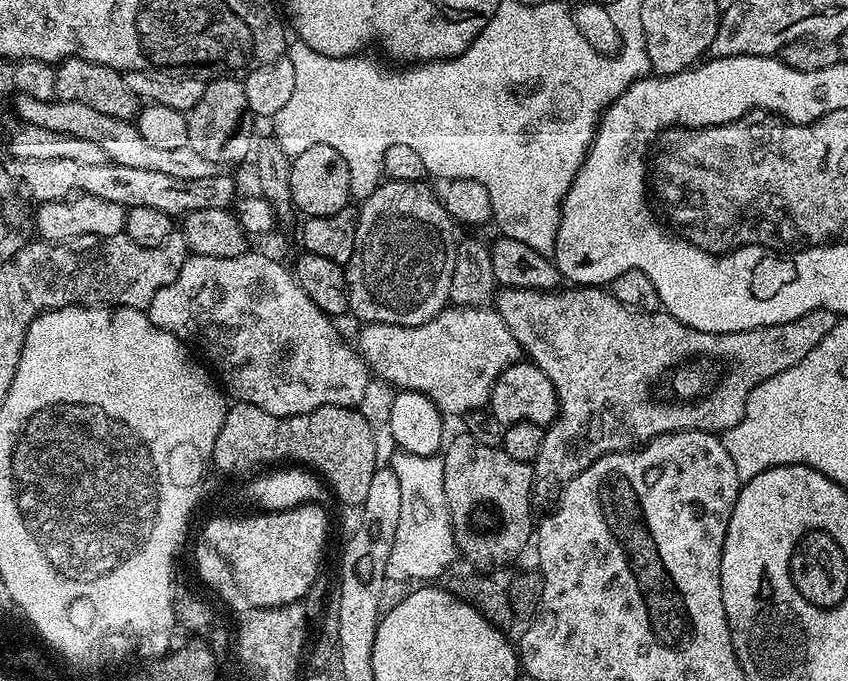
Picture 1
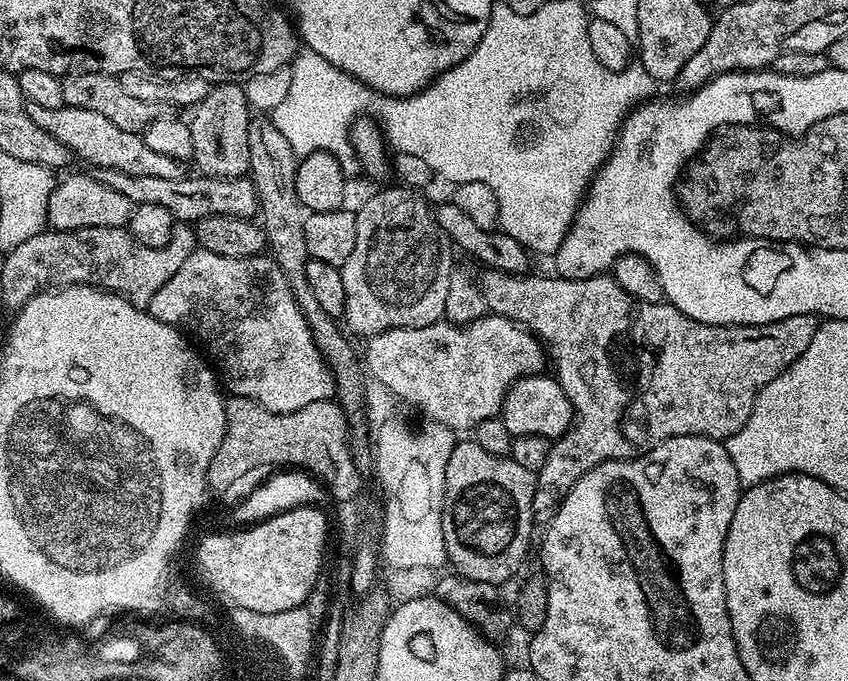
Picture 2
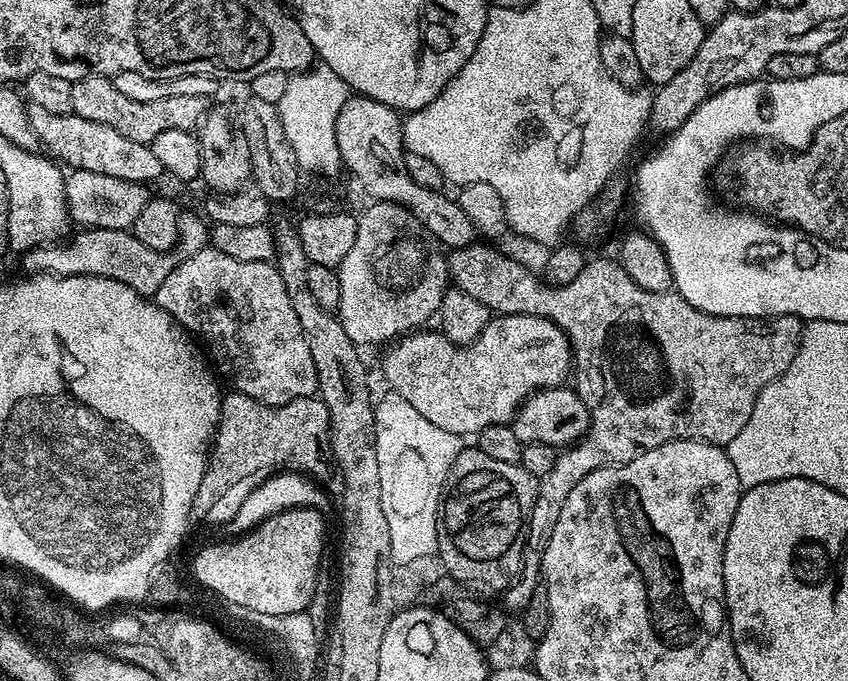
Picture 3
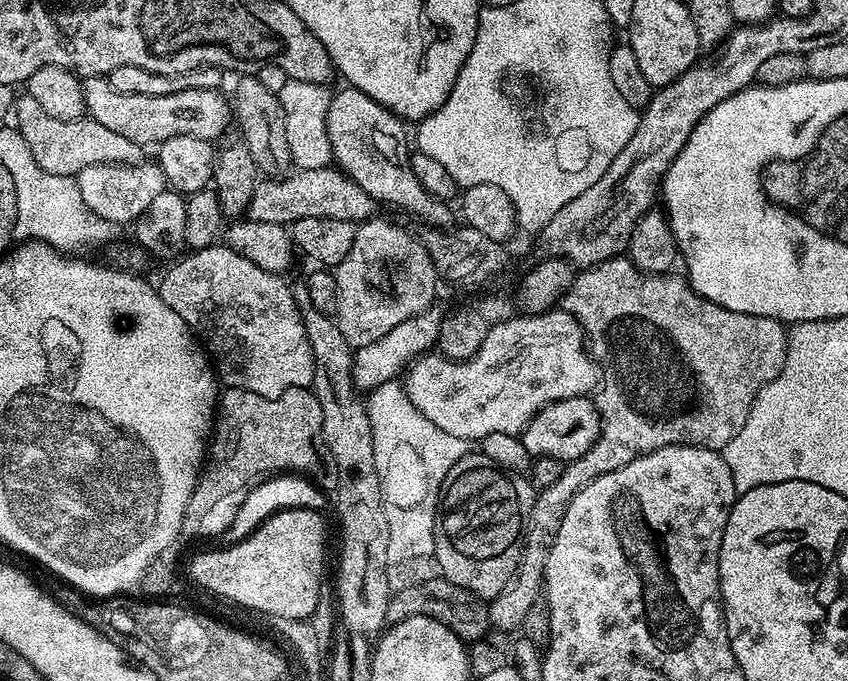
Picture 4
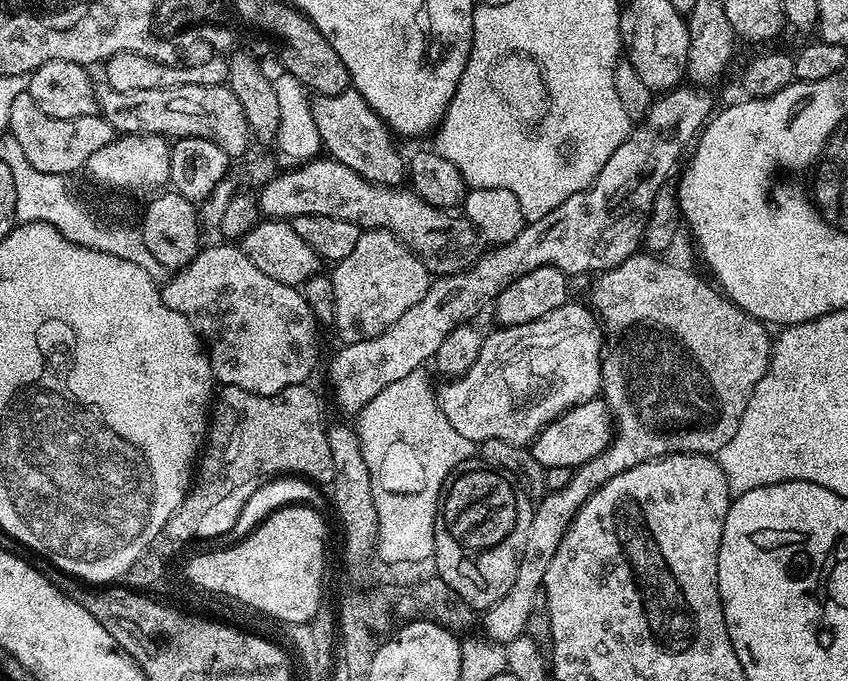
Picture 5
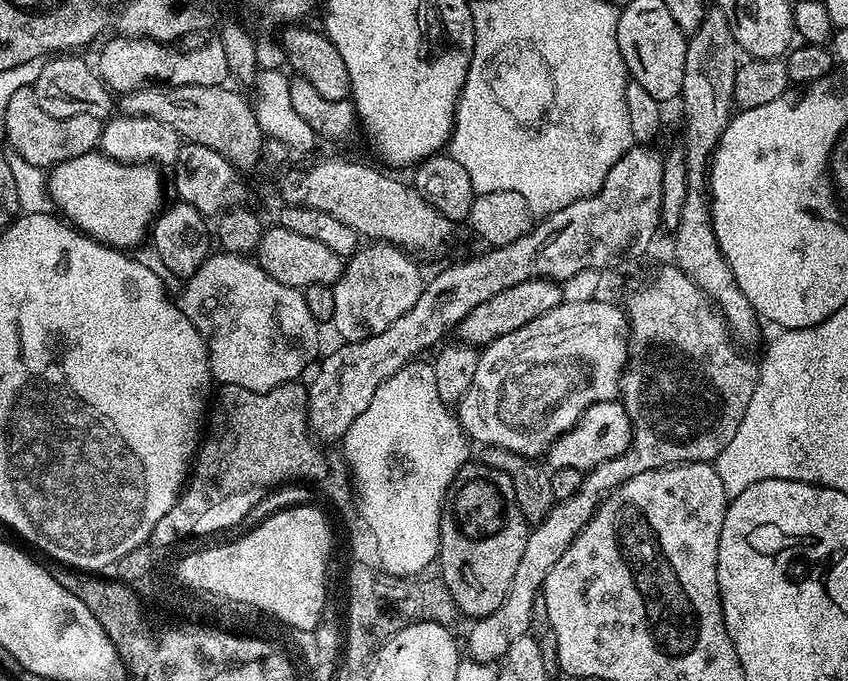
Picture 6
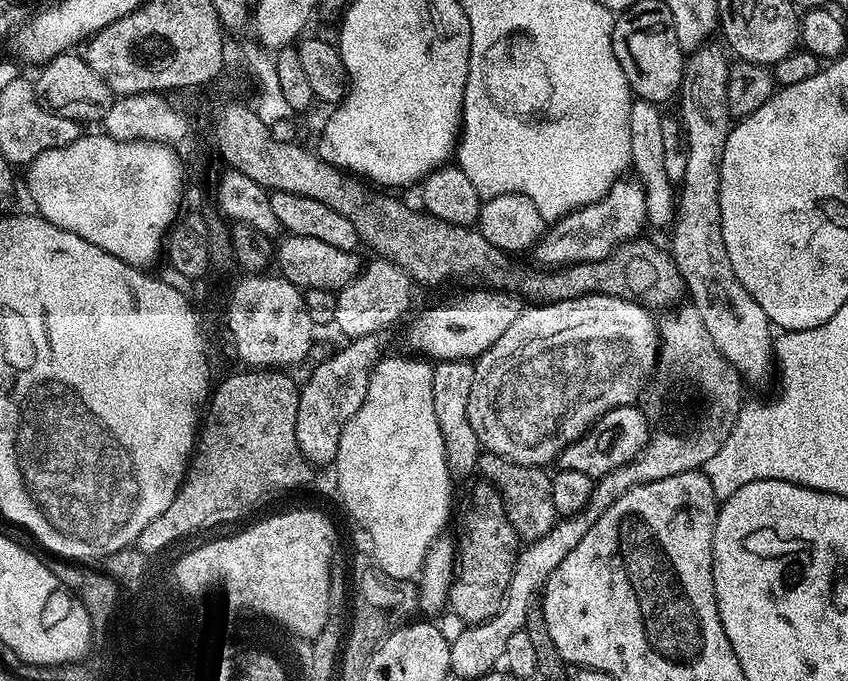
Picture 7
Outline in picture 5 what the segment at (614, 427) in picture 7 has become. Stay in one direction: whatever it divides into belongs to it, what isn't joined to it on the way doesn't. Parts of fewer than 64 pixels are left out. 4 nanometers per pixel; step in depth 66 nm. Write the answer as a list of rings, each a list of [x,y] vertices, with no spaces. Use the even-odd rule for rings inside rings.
[[[597,398],[575,404],[572,408],[567,408],[558,418],[550,421],[534,437],[530,451],[534,454],[536,461],[545,469],[554,466],[566,466],[573,469],[590,462],[590,458],[598,458],[598,454],[602,454],[602,450],[608,448],[613,435],[614,421],[612,414],[603,399]]]

